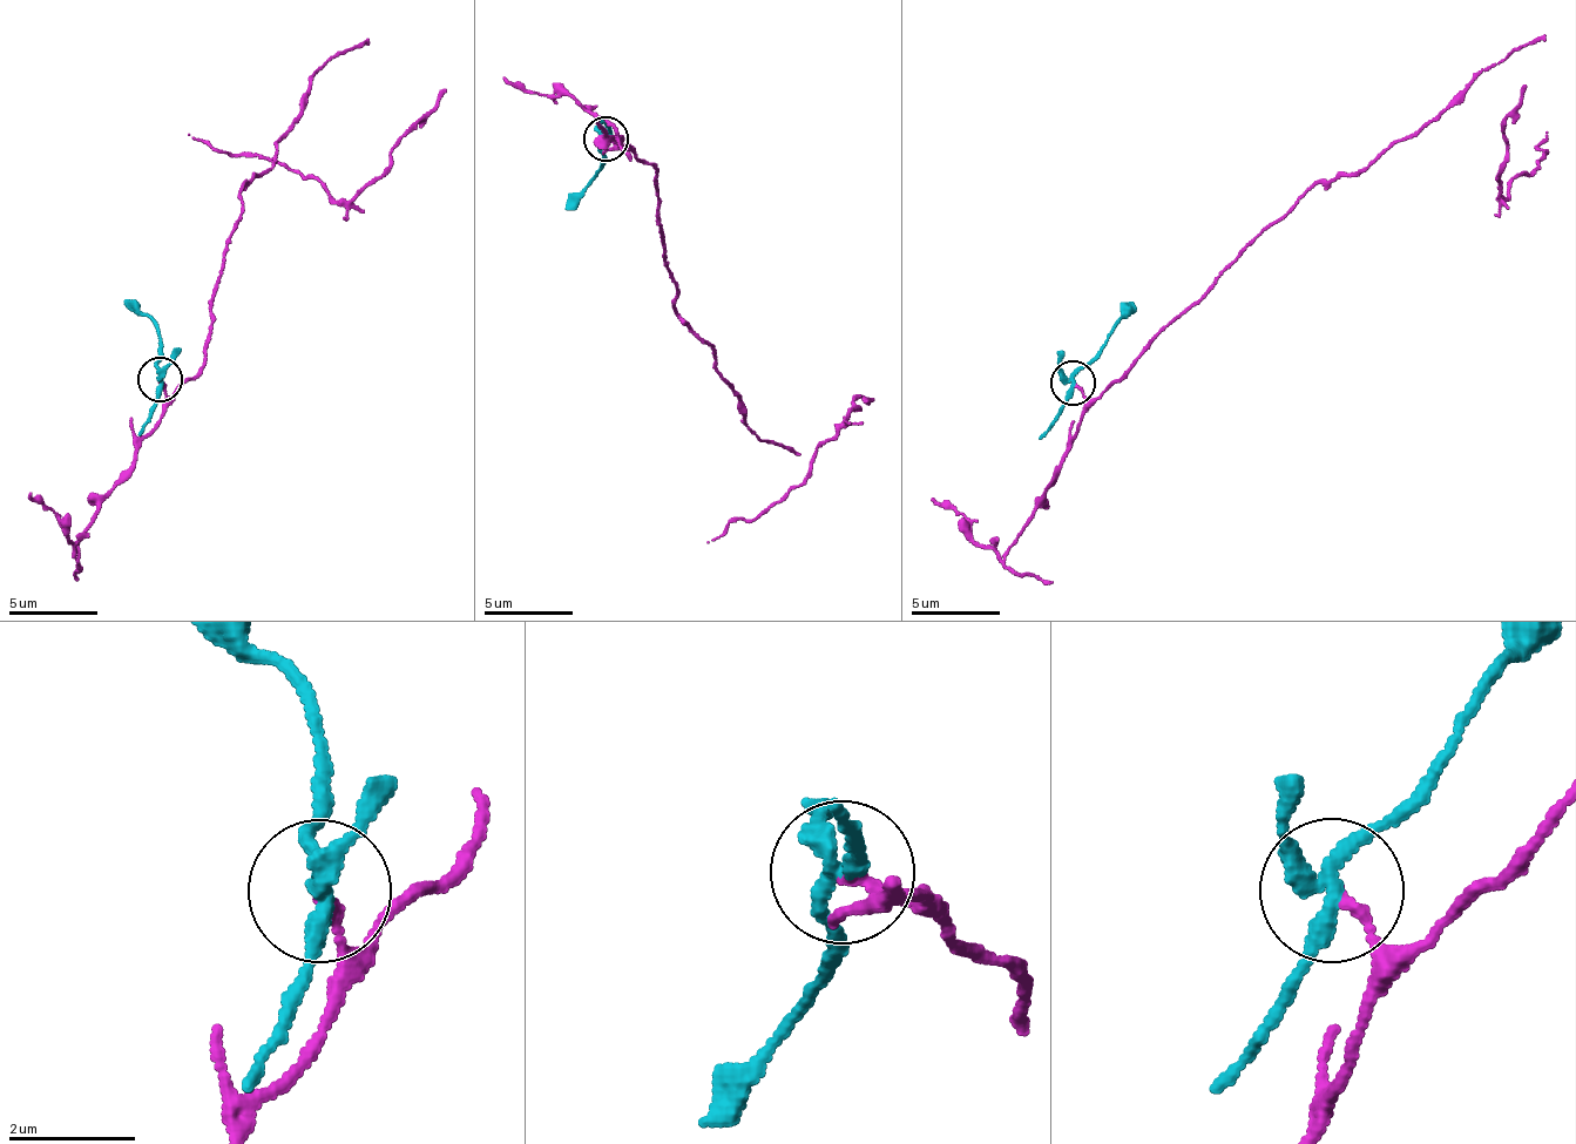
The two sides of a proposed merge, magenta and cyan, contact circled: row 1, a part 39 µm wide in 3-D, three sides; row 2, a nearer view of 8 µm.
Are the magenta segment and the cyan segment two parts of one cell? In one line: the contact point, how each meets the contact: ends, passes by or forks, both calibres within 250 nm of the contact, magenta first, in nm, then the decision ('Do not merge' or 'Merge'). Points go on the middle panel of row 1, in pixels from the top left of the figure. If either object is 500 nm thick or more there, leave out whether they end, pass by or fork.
Place: (606, 139). At the ring magenta ends. At the ring cyan forks. Thickness 170 nm (magenta) against 280 nm. Do not merge

